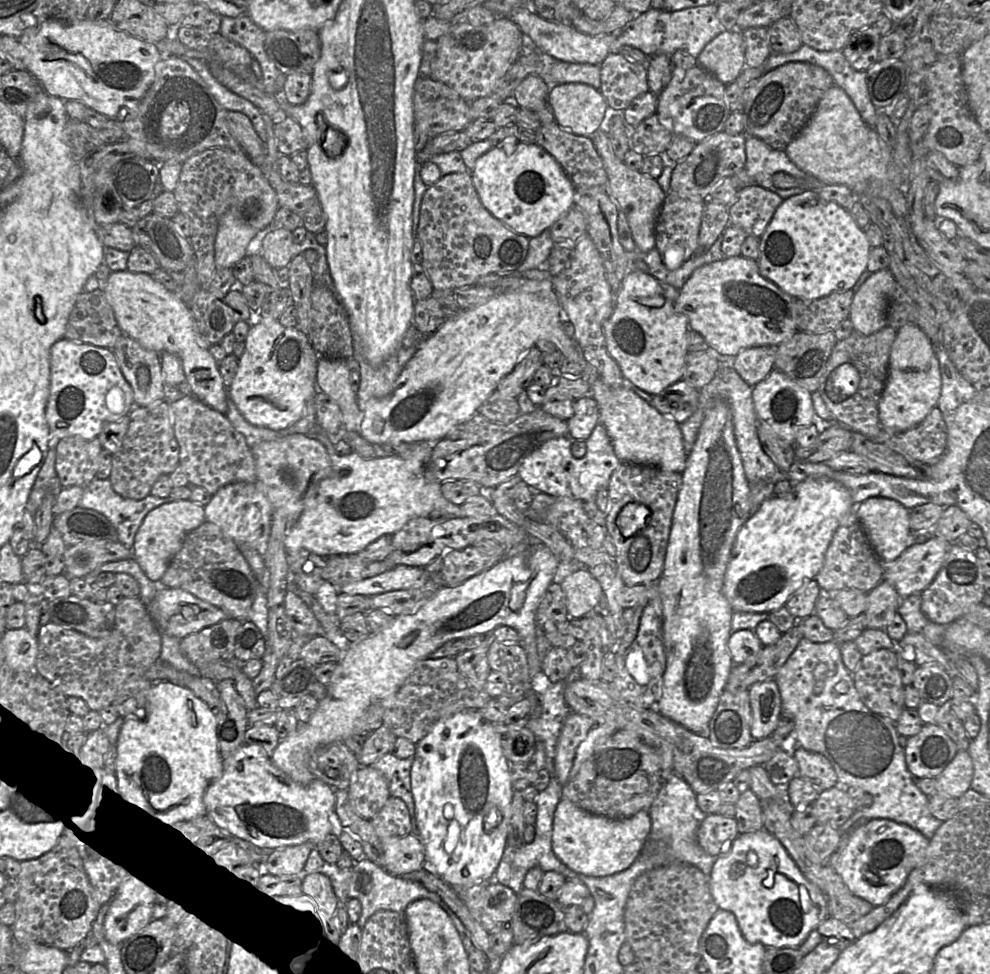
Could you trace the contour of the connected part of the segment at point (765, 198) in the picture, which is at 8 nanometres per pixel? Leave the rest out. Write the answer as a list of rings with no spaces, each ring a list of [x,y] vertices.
[[[757,184],[740,188],[735,200],[728,207],[729,222],[733,226],[741,228],[747,235],[761,238],[776,209],[782,202],[783,199],[779,195]]]

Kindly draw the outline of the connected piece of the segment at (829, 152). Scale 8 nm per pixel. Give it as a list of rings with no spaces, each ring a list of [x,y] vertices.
[[[836,85],[825,91],[808,122],[787,145],[784,152],[797,167],[817,178],[822,184],[846,185],[853,192],[854,187],[861,182],[888,179],[888,166],[893,161],[892,149],[880,140],[875,128],[863,121],[852,100]]]

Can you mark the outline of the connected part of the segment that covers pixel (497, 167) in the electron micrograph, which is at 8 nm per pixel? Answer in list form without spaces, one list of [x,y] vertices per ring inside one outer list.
[[[506,138],[477,159],[472,181],[484,207],[516,233],[529,238],[540,235],[562,217],[575,203],[575,189],[557,160],[537,143],[527,144]]]

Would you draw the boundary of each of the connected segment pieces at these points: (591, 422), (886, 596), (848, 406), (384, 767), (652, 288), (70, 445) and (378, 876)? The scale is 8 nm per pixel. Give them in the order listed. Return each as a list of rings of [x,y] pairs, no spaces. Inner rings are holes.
[[[582,397],[573,403],[574,414],[567,421],[569,437],[586,441],[599,423],[599,407],[593,397]]]
[[[886,580],[867,593],[866,625],[870,629],[885,629],[900,606],[902,598]]]
[[[890,326],[868,336],[853,330],[848,338],[836,342],[818,389],[835,421],[868,438],[875,438],[882,431],[879,401],[886,384],[890,351],[896,336],[897,330]]]
[[[387,753],[372,764],[372,768],[380,772],[387,781],[390,796],[404,802],[409,814],[411,834],[418,840],[422,840],[416,824],[411,790],[412,763],[413,758],[397,759],[392,754]]]
[[[631,271],[624,277],[620,291],[615,293],[614,310],[604,325],[608,352],[617,362],[624,378],[650,395],[657,395],[680,381],[685,372],[688,318],[676,312],[673,304],[670,300],[665,300],[655,277],[649,273]]]
[[[69,437],[56,445],[55,471],[62,488],[86,486],[95,477],[102,446],[98,438]]]
[[[361,859],[354,864],[349,879],[348,898],[358,900],[360,903],[360,917],[355,927],[350,929],[354,935],[360,936],[367,921],[376,913],[390,913],[403,916],[410,904],[420,900],[430,900],[440,906],[451,919],[459,934],[464,950],[467,953],[470,953],[475,949],[471,942],[468,930],[438,895],[429,892],[418,883],[387,873],[382,867],[372,863],[368,859]]]

